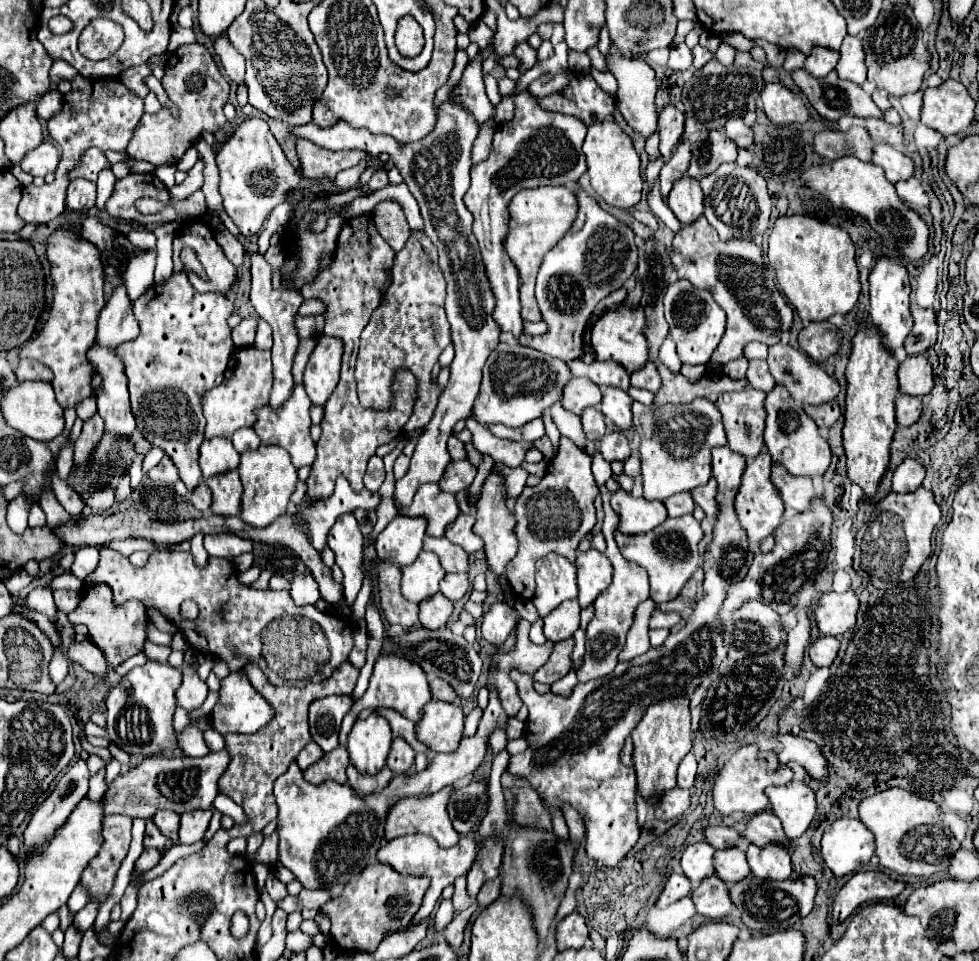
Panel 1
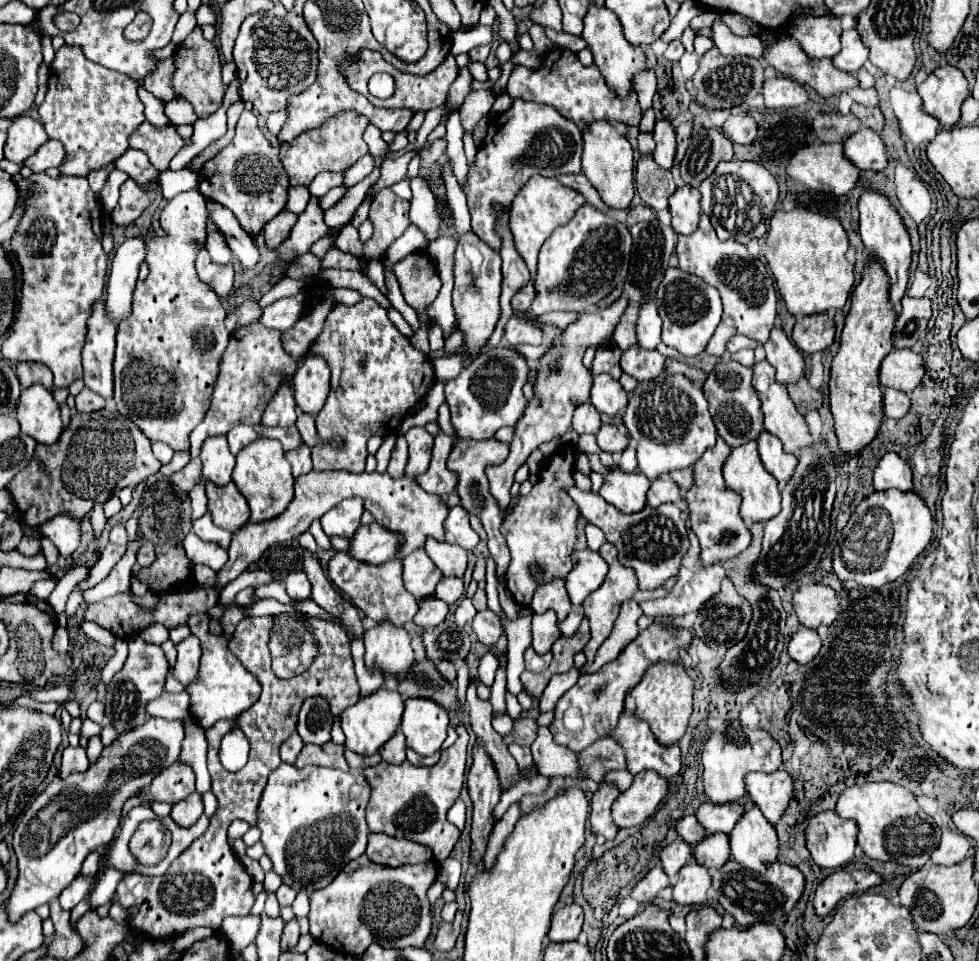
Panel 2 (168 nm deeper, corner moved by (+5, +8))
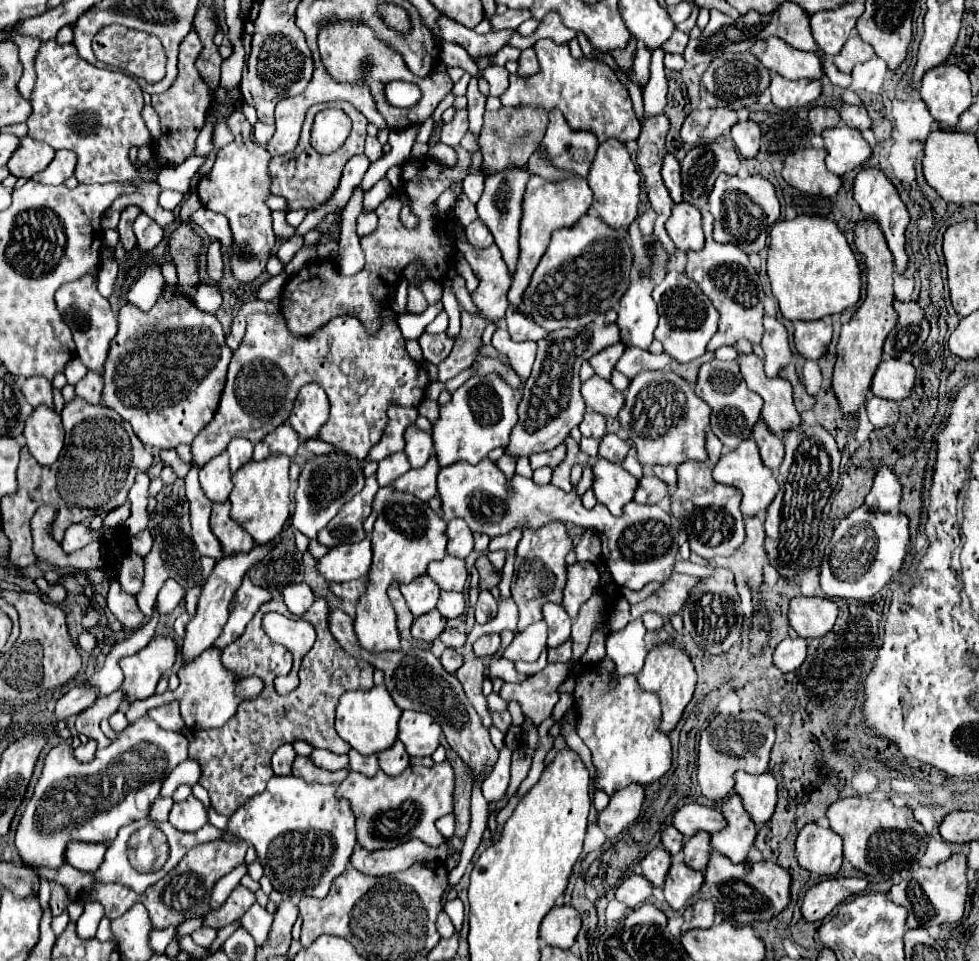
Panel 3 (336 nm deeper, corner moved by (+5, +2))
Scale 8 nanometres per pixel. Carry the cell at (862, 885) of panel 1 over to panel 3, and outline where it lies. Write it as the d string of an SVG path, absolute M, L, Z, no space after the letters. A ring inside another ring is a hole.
M830 878L812 886L802 900L802 916L806 922L824 920L840 902L864 892L868 882L864 878Z

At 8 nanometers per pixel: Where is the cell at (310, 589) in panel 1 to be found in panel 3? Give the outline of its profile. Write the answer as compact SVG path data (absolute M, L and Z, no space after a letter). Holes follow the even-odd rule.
M308 584L286 586L282 592L282 598L284 598L284 604L288 606L288 610L296 616L302 616L314 602L314 594Z

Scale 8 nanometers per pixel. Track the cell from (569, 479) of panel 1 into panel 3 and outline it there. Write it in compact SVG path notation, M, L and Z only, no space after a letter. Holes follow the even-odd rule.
M550 522L540 530L526 528L516 548L516 580L512 586L512 598L518 604L520 620L516 632L522 632L532 622L542 620L544 602L562 602L562 590L566 586L566 554L572 550L572 540L562 522Z

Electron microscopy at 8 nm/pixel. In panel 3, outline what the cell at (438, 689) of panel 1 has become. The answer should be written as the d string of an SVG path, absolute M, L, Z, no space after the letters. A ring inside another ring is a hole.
M446 648L446 650L442 652L440 662L442 662L442 666L444 666L444 670L446 670L446 672L456 672L456 670L462 666L464 658L462 658L462 652L460 652L460 650Z

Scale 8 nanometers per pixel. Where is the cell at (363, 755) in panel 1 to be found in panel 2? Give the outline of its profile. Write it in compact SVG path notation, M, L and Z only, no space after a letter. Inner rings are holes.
M384 686L374 694L358 700L354 706L342 712L342 730L346 736L346 748L354 750L360 756L372 756L386 740L392 738L392 734L400 726L402 712L404 712L404 698L398 694L398 690L390 690Z

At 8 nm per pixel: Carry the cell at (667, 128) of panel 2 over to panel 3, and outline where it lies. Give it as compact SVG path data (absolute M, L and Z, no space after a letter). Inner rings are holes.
M664 156L664 166L662 166L662 178L664 184L670 192L670 198L680 204L682 202L682 182L680 182L680 164L674 156Z

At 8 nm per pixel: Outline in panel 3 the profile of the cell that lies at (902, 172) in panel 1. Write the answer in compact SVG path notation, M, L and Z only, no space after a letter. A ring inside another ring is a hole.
M846 124L824 130L822 138L824 150L828 152L826 166L836 176L844 176L846 172L862 166L872 154L872 148L862 138L860 130Z

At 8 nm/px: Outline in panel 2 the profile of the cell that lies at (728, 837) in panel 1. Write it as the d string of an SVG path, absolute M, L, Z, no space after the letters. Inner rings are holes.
M684 816L678 824L676 824L676 832L692 846L696 846L700 840L704 840L704 836L708 832L704 832L704 828L700 828L700 822L694 816Z

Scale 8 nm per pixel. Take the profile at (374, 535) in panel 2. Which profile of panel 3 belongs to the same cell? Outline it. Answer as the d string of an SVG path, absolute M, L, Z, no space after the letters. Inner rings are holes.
M370 540L330 548L330 552L316 562L316 570L326 582L348 582L368 574L372 564Z

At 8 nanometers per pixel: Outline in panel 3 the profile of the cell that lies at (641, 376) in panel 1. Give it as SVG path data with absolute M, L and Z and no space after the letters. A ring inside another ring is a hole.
M628 346L620 356L620 360L616 362L616 370L622 372L626 378L634 378L638 372L662 370L666 364L668 364L666 354L652 354L648 350Z

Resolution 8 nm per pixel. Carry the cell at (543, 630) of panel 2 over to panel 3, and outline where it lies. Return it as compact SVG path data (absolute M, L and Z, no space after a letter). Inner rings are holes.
M536 622L528 626L524 632L516 634L512 644L500 654L500 658L512 660L512 662L518 662L518 660L534 662L538 660L540 652L546 648L546 636L548 636L546 622Z

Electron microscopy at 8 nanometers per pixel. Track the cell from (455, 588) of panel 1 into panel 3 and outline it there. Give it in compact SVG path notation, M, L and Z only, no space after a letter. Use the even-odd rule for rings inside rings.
M440 592L440 600L438 600L438 606L436 608L438 608L438 612L444 618L452 620L452 618L458 618L458 616L464 614L466 600L458 592Z

